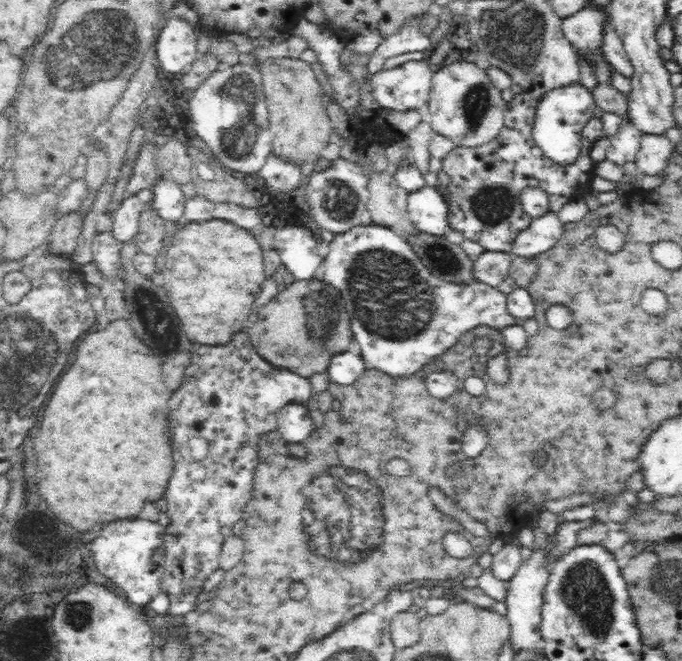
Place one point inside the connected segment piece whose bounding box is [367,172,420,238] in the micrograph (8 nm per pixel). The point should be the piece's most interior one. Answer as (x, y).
(387, 202)

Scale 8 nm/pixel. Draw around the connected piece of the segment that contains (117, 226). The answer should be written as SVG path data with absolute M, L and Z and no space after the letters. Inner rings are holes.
M126 194L122 203L115 210L111 233L117 241L127 241L137 231L139 216L145 205L136 194Z

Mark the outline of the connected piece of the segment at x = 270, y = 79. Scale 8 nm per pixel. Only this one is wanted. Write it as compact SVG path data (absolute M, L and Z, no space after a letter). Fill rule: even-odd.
M282 57L262 60L258 64L262 71L263 94L268 110L268 130L272 134L272 152L286 164L302 166L315 159L318 152L330 141L332 130L327 109L319 102L320 86L311 65L300 59Z

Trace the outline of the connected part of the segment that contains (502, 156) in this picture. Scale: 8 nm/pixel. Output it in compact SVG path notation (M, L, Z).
M525 93L514 95L512 100L506 102L505 121L497 138L479 147L455 147L439 164L452 180L447 186L450 191L450 201L448 201L450 229L461 231L464 238L477 242L486 251L510 252L514 239L522 230L528 228L533 218L525 212L519 200L520 194L526 188L541 190L548 197L549 210L554 212L558 212L564 205L581 196L589 182L589 168L591 167L589 152L591 146L594 141L606 137L606 134L602 132L602 121L594 117L581 133L581 151L578 156L570 161L570 164L560 164L553 161L546 156L542 147L534 139L537 104L538 101L530 98Z

